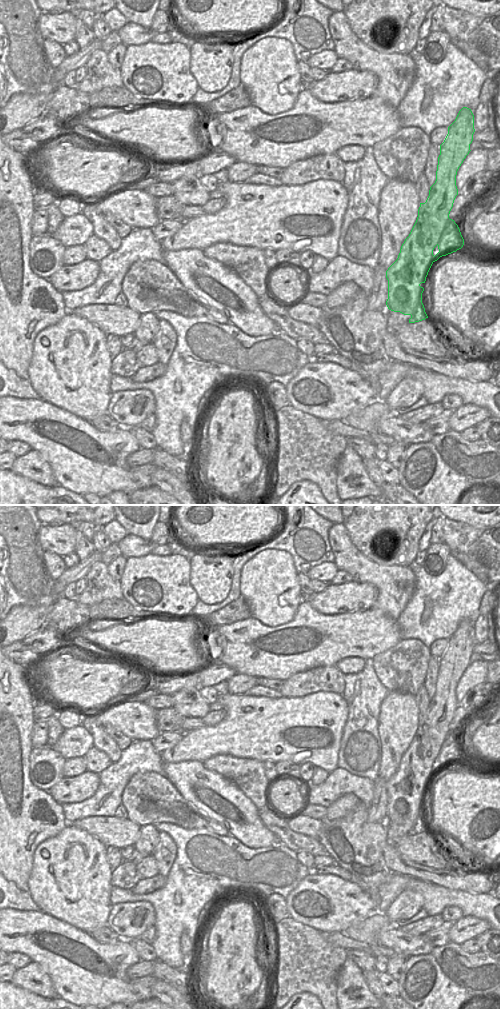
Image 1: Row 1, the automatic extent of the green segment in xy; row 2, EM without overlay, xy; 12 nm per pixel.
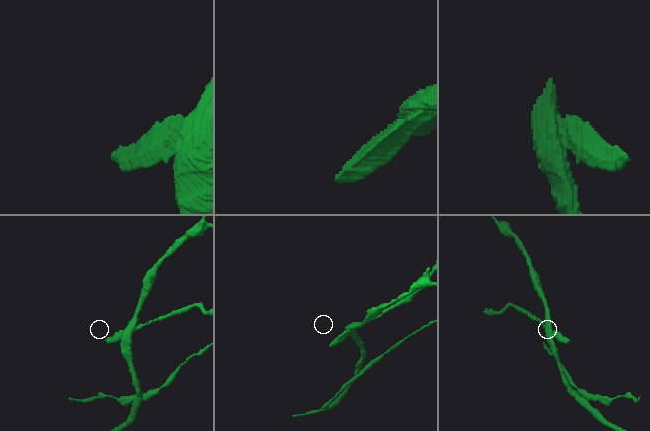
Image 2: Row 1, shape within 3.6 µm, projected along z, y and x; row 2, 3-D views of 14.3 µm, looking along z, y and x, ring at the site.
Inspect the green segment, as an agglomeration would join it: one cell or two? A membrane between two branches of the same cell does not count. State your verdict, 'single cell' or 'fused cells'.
fused cells

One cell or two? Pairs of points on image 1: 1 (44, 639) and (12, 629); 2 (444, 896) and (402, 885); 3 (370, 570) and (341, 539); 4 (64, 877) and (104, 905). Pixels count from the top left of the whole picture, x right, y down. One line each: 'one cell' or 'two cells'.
1: two cells
2: one cell
3: one cell
4: one cell

